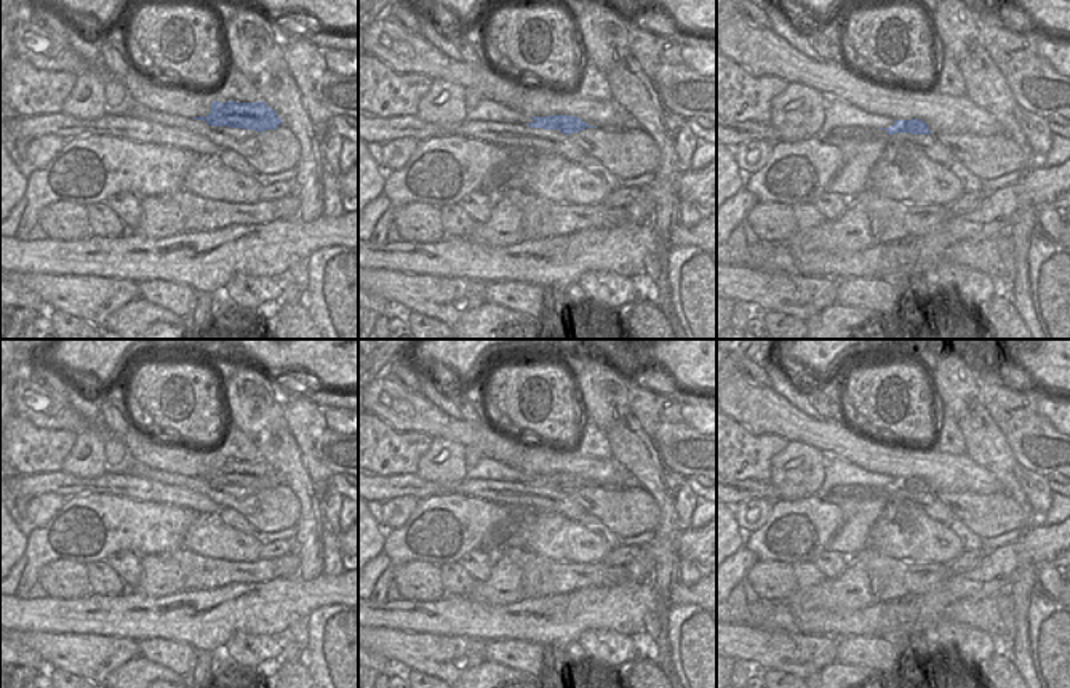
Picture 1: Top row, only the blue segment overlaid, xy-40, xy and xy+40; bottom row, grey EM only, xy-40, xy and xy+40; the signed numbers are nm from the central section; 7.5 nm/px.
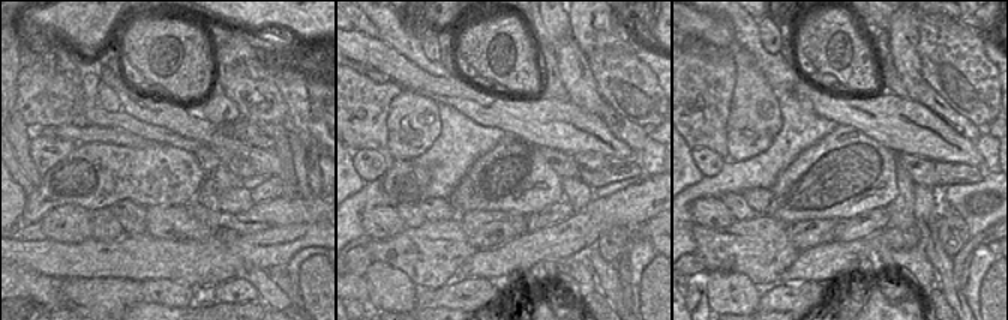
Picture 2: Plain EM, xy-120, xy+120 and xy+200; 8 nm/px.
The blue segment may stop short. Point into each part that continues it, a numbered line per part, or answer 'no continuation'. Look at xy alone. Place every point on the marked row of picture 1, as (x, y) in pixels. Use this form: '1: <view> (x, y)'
no continuation

